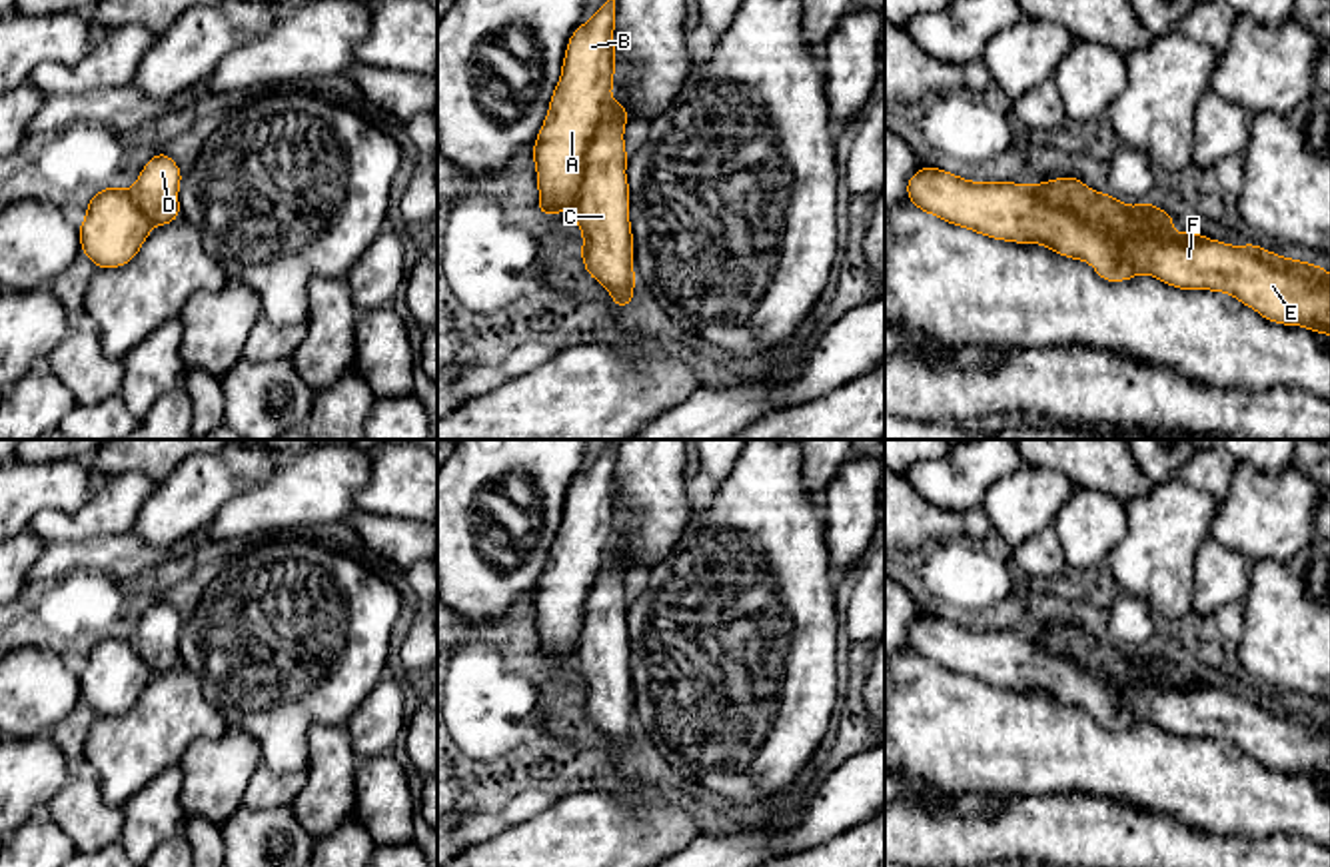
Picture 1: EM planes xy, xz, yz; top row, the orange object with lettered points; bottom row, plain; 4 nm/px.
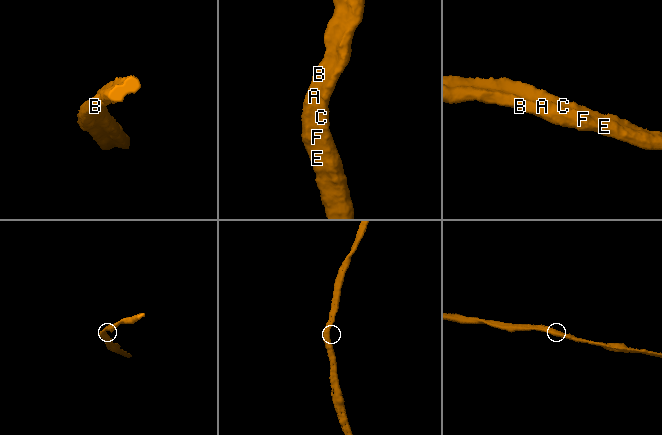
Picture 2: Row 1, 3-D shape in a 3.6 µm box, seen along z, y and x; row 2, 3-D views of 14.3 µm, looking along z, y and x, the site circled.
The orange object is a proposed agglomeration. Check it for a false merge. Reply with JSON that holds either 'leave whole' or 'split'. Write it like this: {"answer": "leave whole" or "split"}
{"answer": "split"}

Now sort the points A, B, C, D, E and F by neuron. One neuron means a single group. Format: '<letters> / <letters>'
A B E F / C D

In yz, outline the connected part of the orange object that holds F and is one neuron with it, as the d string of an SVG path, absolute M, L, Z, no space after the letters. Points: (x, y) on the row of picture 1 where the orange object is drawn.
M927 166L911 176L907 194L913 206L949 224L993 240L1042 244L1064 258L1088 262L1106 282L1148 274L1180 290L1226 292L1274 324L1302 326L1330 336L1330 274L1322 266L1290 260L1256 244L1238 248L1204 236L1144 234L1114 240L1100 224L1082 220L1068 208L1046 204L1028 182L971 182Z

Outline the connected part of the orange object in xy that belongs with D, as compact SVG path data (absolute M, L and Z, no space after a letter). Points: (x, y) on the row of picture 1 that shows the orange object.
M158 152L128 190L136 208L152 226L166 226L180 218L178 190L182 172L178 164Z

